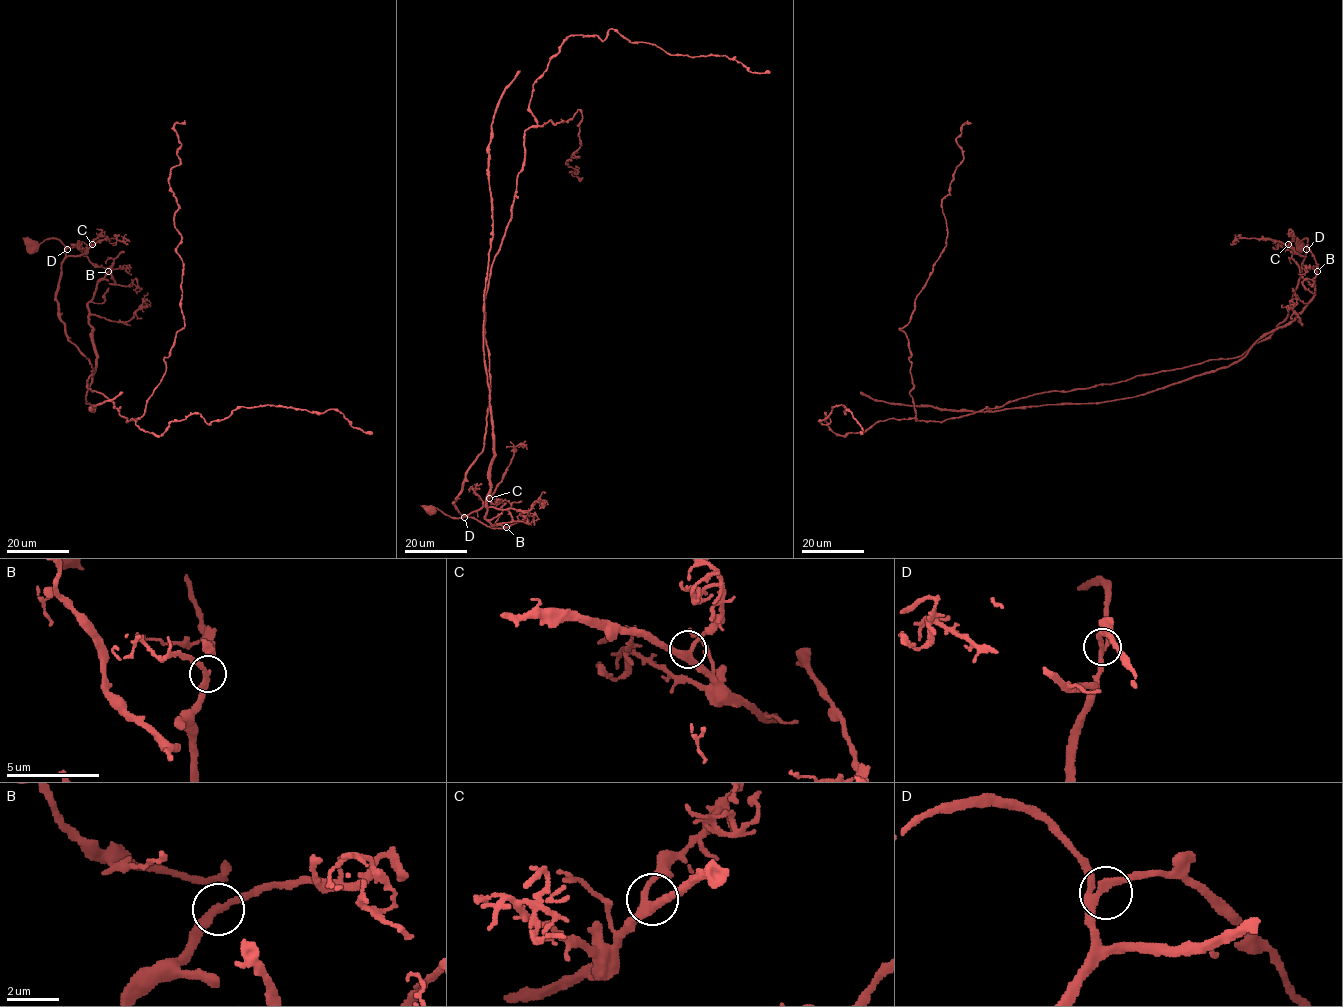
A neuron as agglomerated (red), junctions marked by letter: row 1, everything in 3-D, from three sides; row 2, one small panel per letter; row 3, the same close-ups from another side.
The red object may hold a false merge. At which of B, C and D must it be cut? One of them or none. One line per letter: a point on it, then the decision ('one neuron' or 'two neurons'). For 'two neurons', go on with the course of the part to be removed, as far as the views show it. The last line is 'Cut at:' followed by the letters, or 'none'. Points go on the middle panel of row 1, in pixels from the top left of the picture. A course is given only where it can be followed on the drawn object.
B: at (506, 527); two neurons; foreign part runs (506, 527), (485, 518), (493, 428), (483, 345), (484, 289), (493, 236), (491, 124), (501, 94), (520, 70)
C: at (489, 498); one neuron
D: at (464, 517); one neuron
Cut at: B

